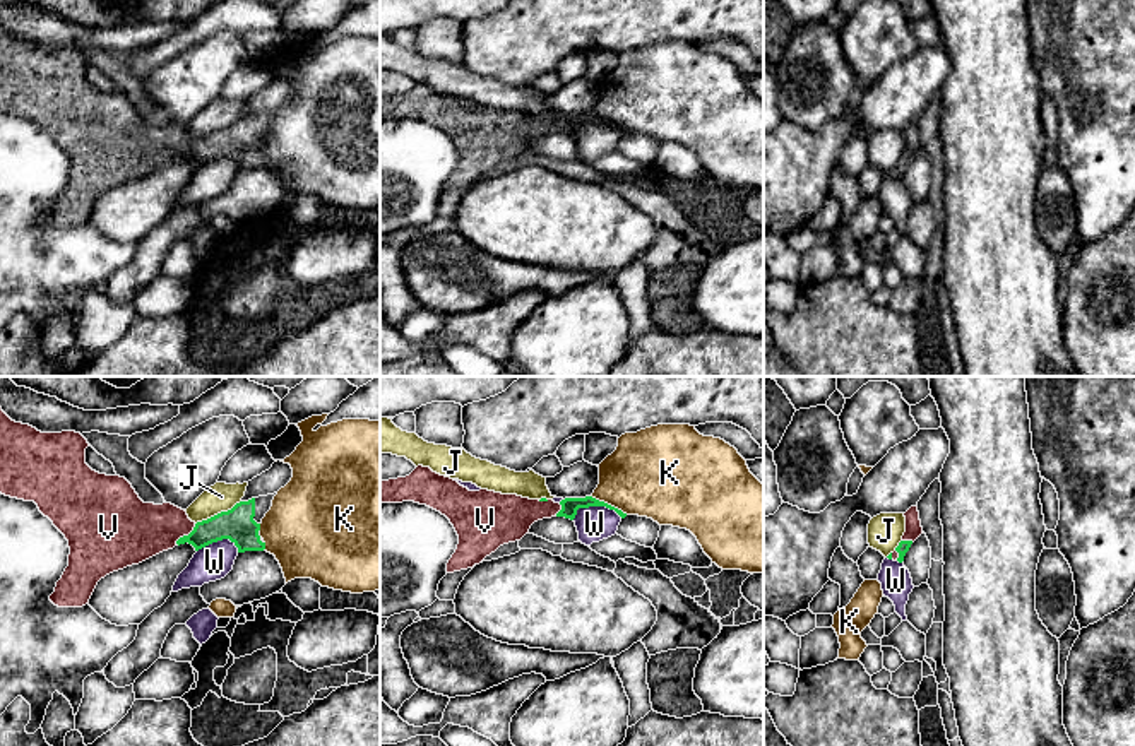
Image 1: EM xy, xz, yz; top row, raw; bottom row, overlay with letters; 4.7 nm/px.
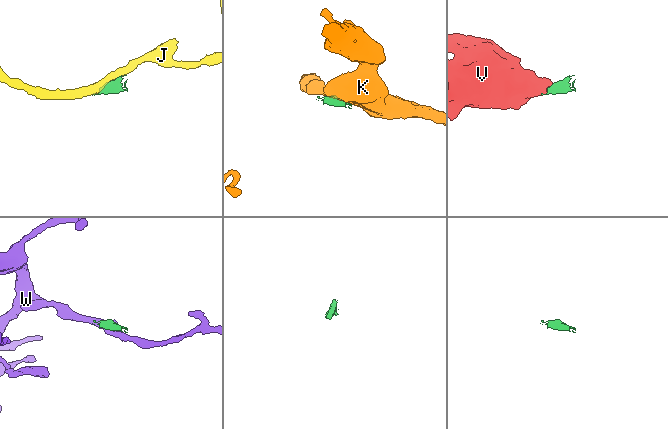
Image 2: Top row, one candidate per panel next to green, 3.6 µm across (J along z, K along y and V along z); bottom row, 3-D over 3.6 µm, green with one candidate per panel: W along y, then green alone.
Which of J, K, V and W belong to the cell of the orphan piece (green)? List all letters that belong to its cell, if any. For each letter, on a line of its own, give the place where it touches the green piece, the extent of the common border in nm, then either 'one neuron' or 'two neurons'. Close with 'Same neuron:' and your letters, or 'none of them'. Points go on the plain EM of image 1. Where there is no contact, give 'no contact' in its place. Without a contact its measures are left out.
J: xy (218, 130) | 240 nm | two neurons
K: xz (610, 122) | 200 nm | two neurons
V: xy (185, 153) | 140 nm | one neuron
W: xz (594, 122) | 240 nm | two neurons
Same neuron: V

